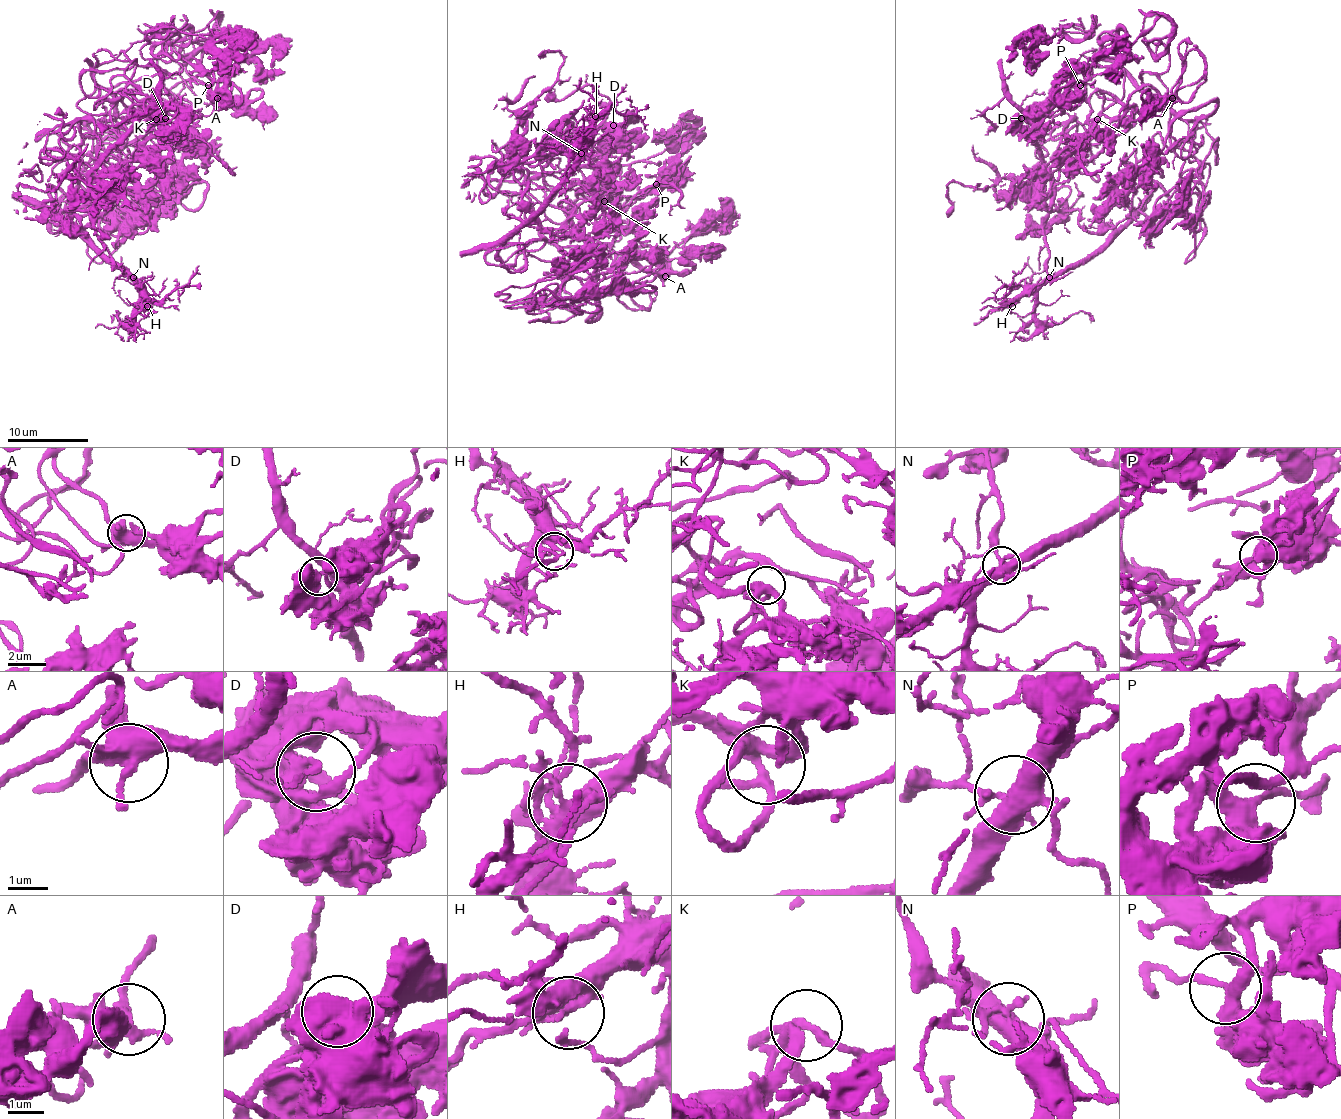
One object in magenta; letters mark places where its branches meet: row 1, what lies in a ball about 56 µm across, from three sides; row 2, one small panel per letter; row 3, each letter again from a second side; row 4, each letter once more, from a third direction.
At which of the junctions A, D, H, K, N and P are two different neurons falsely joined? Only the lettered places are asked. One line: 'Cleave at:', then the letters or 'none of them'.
Cleave at: D, N

